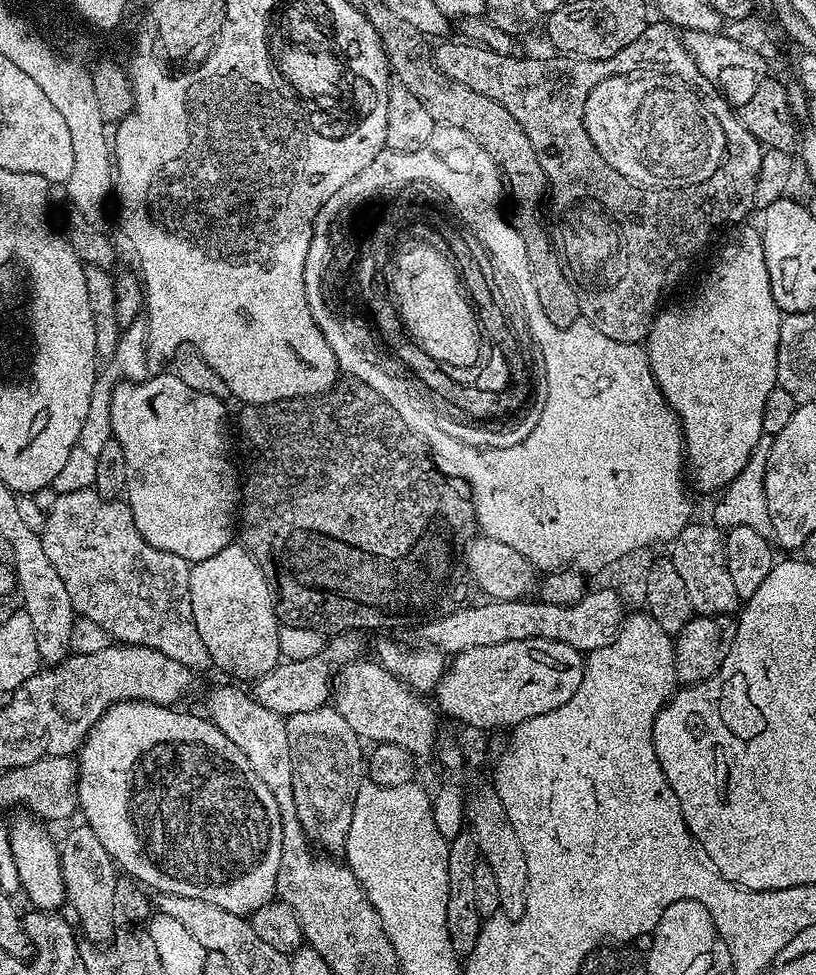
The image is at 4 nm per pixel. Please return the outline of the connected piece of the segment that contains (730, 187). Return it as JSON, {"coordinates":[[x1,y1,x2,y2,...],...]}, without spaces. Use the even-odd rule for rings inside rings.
{"coordinates":[[650,22,646,30,642,30,634,42,630,42,630,46,622,46,618,54,601,60,583,60,563,54,551,54,545,60,523,60,520,54,498,54,481,44,453,38,437,43,432,50,438,70,446,74,448,80,470,86,470,90,478,90,478,94,486,94,486,98,494,98,494,102,506,106,522,130,526,130,526,138,530,138,530,146,534,146,534,154,538,154,542,170,546,170,550,204,552,200,552,212,556,215,552,228,550,224,550,239,570,286,574,286,574,294,578,294,580,315,592,323,594,330,606,334,606,338,627,344,647,341,664,291,674,287,683,278,688,263,707,246,712,231,724,228,727,224,745,223,743,220,747,218,748,211,753,211,756,202,758,172,765,153,760,141,740,121,737,109,719,91,715,79,706,77,698,70,694,58,687,52,681,33,670,24,657,23],[637,74,673,76,700,99,702,106,714,114,718,126,722,126,728,143,726,159,719,170,706,178,706,182,685,188,643,188,641,184,622,178,622,174,618,174,618,170,614,170,614,166,610,166,606,158,598,154,594,142,590,142,590,134,586,134,584,125,584,107,590,90,611,76]]}

